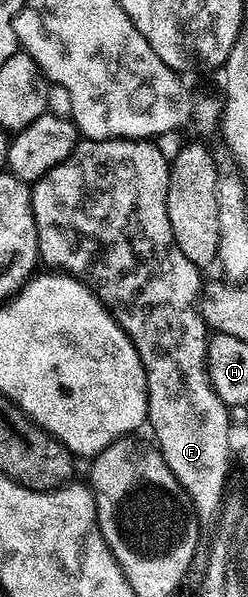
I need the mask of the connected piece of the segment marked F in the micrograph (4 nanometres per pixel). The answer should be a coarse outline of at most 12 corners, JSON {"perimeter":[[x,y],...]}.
{"perimeter":[[79,140],[33,183],[38,256],[83,276],[146,373],[203,527],[230,472],[199,267],[150,140]]}

